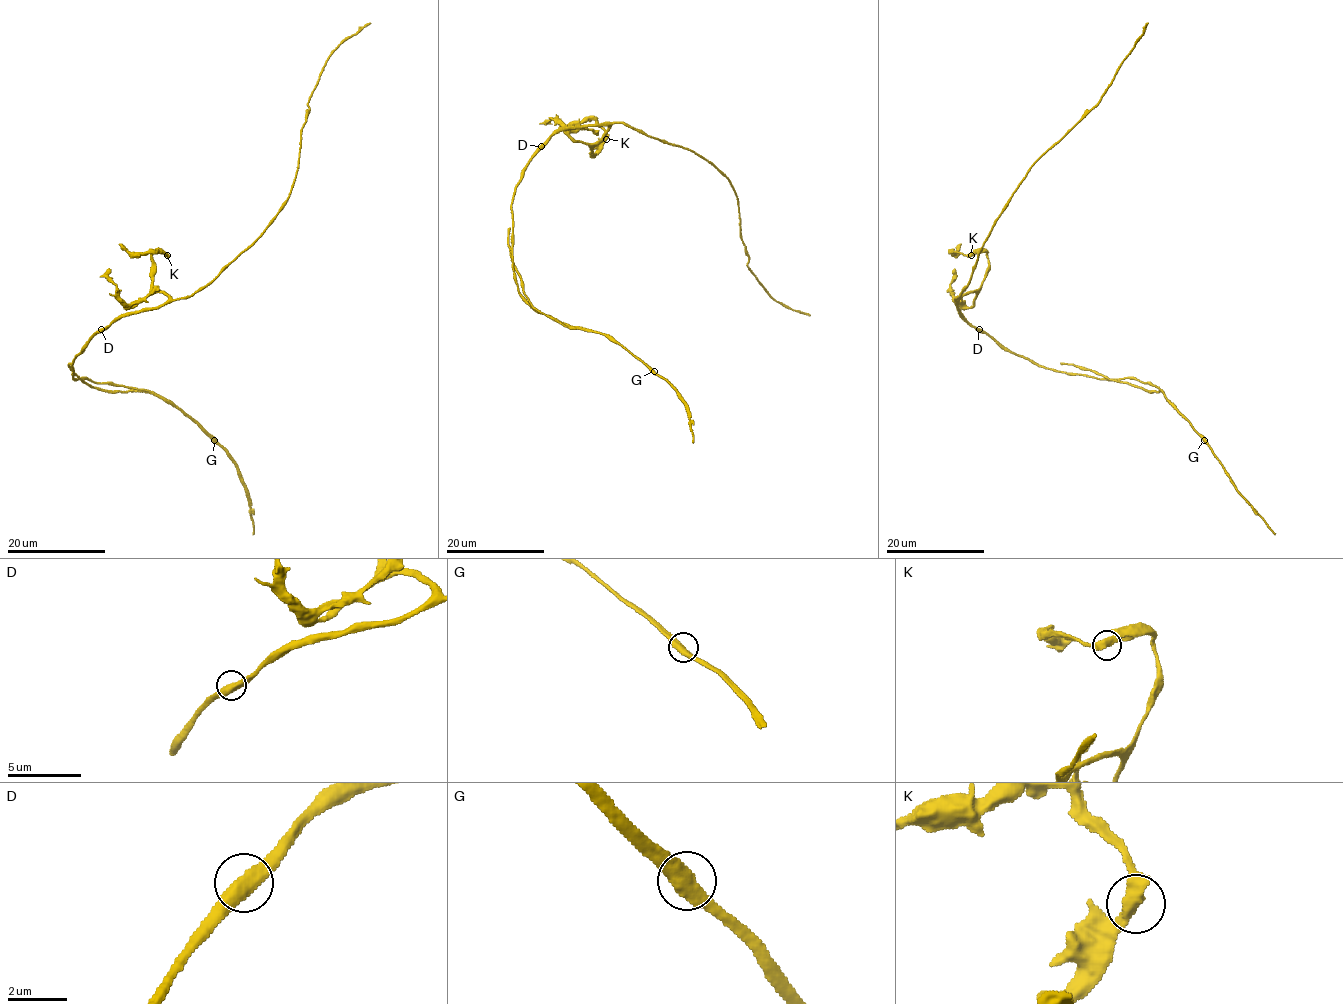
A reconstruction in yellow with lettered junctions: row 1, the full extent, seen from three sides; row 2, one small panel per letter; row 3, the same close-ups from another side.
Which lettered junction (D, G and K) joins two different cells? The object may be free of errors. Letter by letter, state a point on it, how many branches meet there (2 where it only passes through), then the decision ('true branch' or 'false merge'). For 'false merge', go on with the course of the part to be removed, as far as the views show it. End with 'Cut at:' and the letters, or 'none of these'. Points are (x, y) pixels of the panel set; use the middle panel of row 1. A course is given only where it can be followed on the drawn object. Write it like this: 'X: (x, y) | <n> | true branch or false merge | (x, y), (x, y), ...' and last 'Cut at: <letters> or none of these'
D: (541, 146) | 2 | true branch
G: (654, 371) | 2 | false merge | (654, 372), (617, 342), (591, 331), (569, 328), (540, 312), (525, 294), (521, 277), (511, 258), (510, 227)
K: (606, 139) | 2 | true branch
Cut at: G

